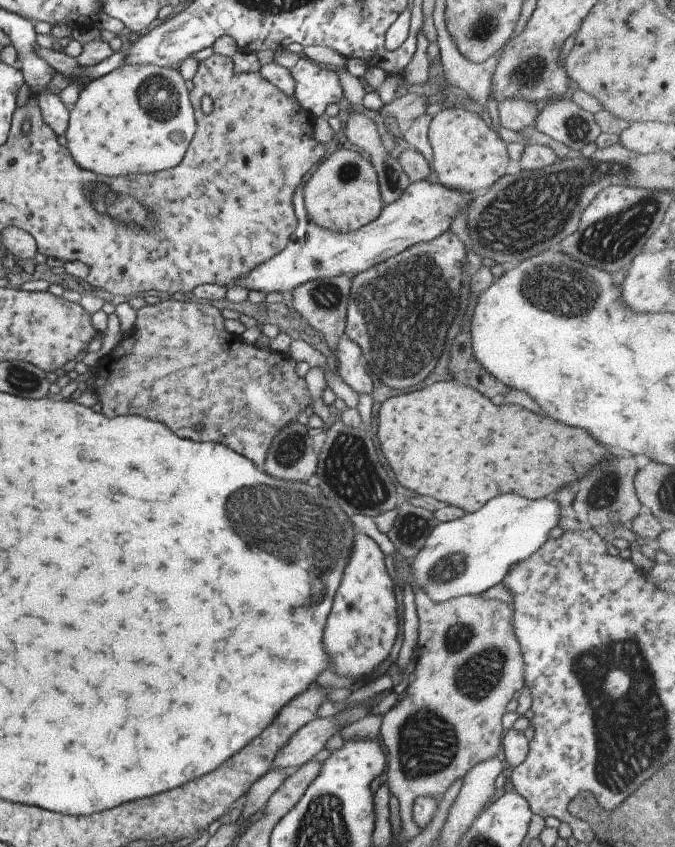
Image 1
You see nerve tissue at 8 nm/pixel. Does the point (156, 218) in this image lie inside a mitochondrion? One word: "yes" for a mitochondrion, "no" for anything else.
yes

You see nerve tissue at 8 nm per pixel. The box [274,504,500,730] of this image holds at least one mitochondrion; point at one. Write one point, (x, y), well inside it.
(450, 567)

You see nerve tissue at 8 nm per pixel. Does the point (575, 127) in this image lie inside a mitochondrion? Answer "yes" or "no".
yes

